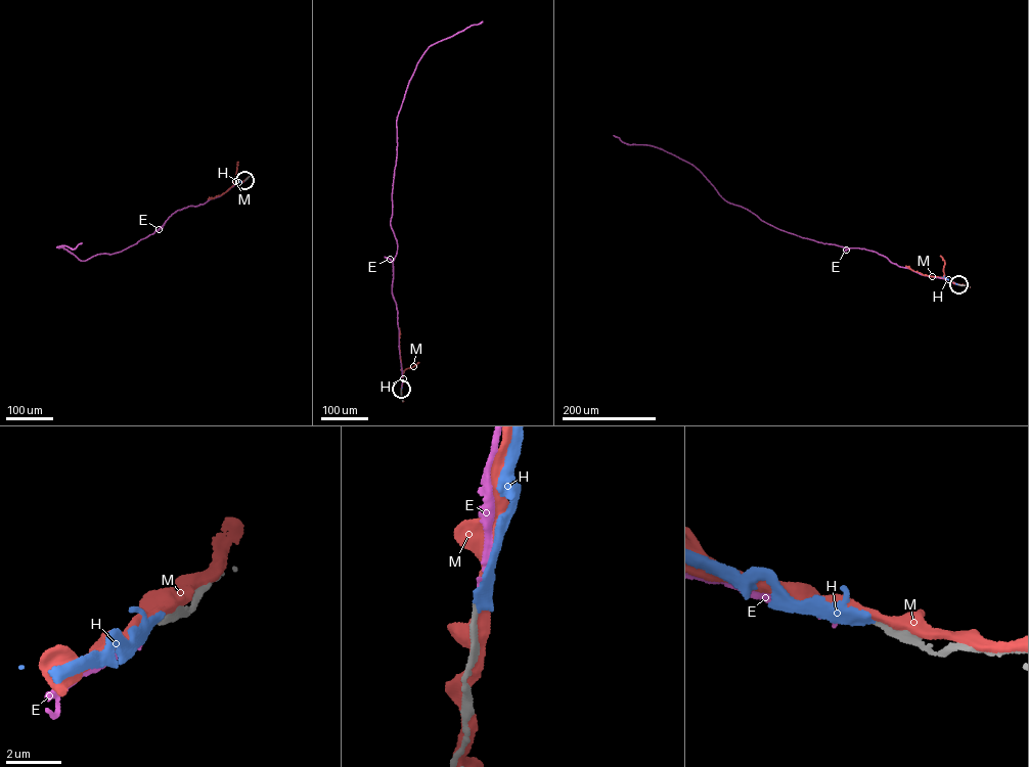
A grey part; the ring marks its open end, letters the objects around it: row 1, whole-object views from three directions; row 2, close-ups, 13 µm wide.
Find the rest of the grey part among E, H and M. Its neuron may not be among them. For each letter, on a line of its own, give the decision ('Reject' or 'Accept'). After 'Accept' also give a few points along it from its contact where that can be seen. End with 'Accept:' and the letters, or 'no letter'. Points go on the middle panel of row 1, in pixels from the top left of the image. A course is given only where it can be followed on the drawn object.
E: Accept. Its course: (401, 389), (397, 311), (392, 290), (397, 244), (390, 224), (397, 117), (408, 82), (429, 47), (483, 21)
H: Reject
M: Reject
Accept: E

